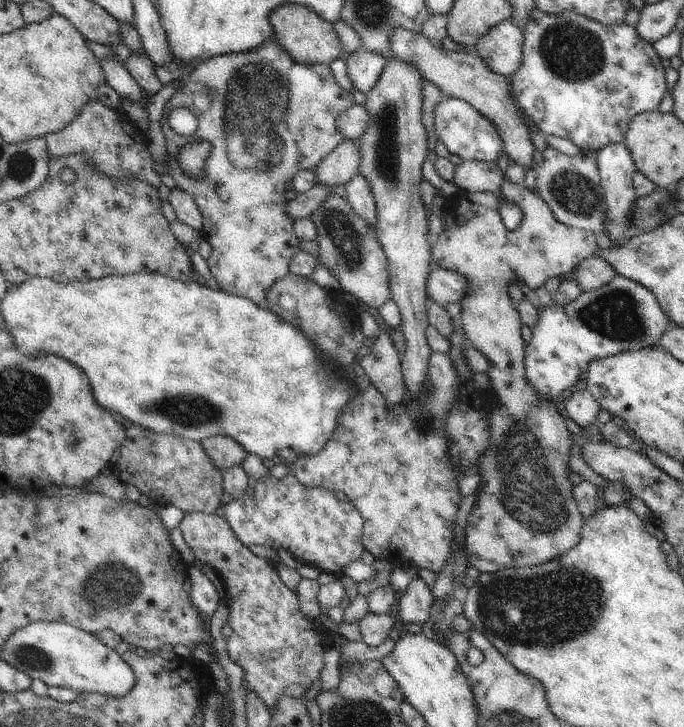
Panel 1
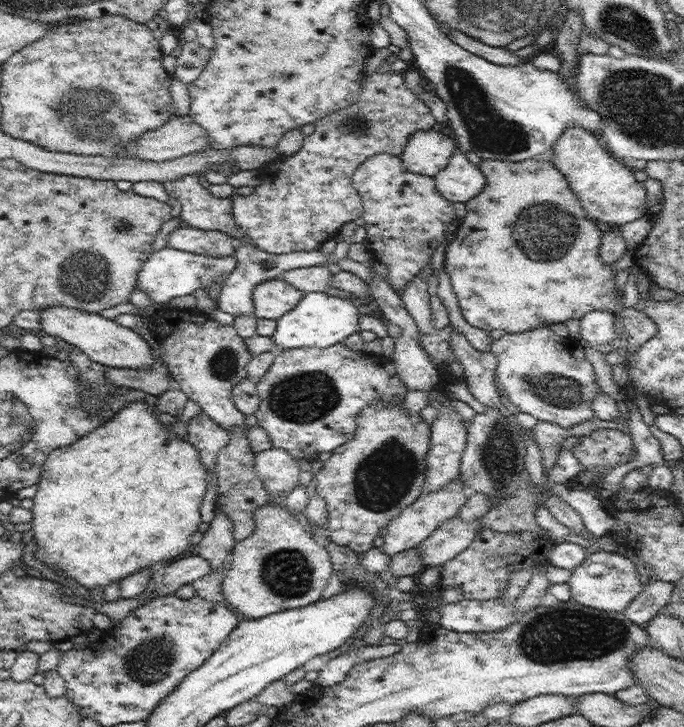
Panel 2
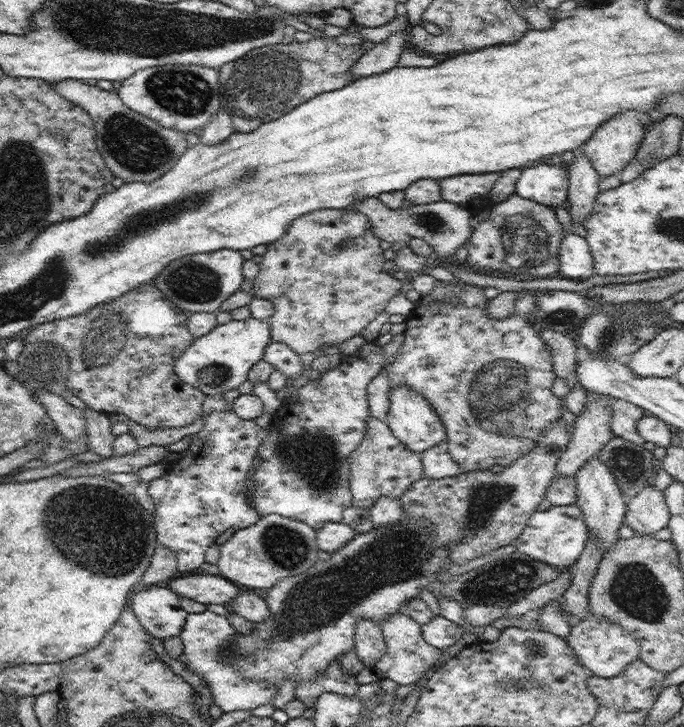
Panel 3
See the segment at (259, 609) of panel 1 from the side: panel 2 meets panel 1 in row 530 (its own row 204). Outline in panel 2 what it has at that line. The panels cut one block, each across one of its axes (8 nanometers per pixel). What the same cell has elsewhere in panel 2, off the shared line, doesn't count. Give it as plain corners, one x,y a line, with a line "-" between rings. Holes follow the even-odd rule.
188,175
178,180
165,180
162,182
168,194
174,195
182,205
179,218
189,226
200,230
219,230
232,235
241,242
251,242
251,238
241,232
241,228
233,217
233,198
218,198
212,195
207,188
200,185
198,175

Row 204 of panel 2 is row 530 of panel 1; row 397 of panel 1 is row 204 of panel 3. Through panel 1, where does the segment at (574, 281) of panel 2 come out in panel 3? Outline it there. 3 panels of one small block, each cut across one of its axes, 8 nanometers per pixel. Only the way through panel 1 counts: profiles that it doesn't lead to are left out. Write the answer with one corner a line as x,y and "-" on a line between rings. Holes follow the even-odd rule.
513,193
496,204
489,217
473,226
472,235
465,246
467,261
475,272
501,270
516,274
530,274
534,278
550,276
559,270
560,243
566,230
556,218
555,209
519,197

